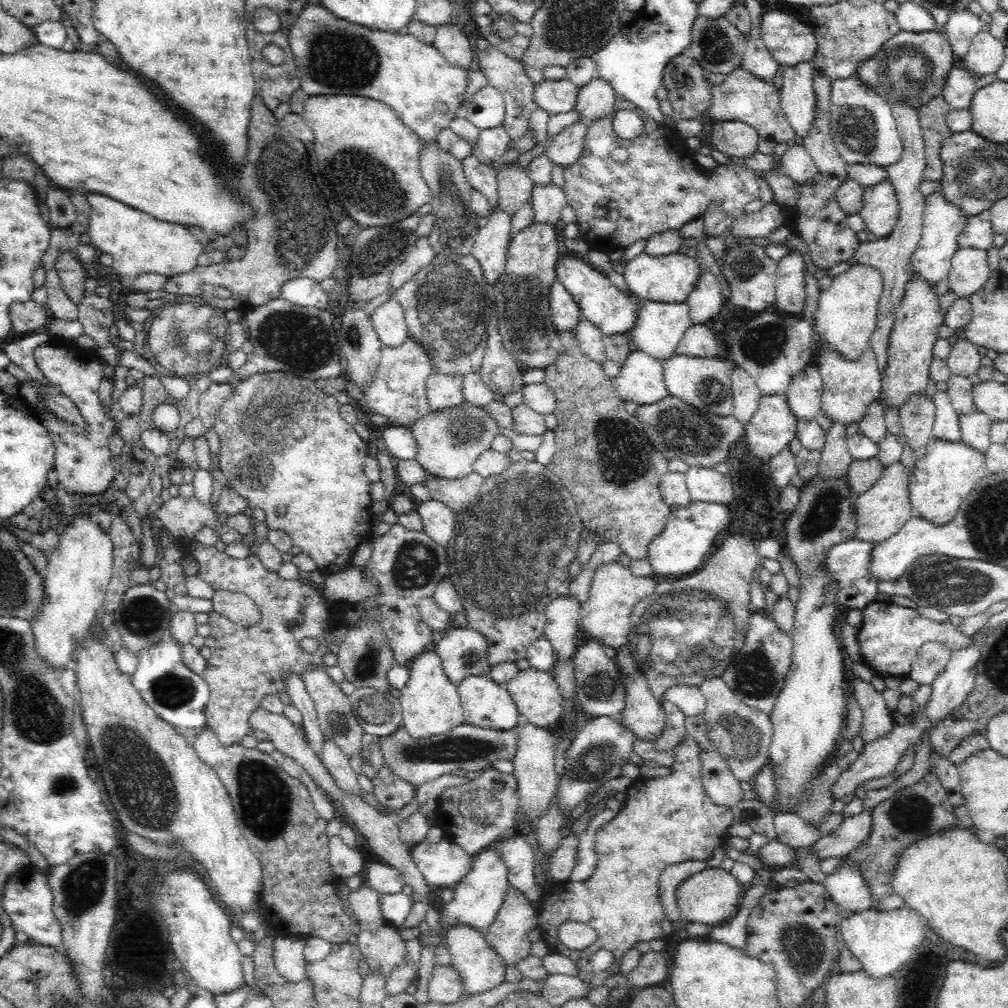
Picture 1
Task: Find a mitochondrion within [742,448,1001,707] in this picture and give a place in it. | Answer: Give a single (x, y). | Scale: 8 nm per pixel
(950, 584)

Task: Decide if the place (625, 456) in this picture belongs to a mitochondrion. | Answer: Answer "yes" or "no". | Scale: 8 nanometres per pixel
yes

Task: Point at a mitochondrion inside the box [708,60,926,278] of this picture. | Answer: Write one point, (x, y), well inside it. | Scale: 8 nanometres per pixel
(857, 129)

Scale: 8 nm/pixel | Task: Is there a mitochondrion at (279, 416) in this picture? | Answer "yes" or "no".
yes

